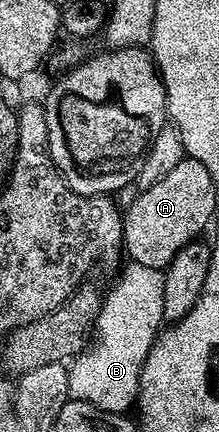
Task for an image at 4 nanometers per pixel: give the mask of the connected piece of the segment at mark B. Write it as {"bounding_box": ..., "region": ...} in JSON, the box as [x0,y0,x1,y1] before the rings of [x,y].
{"bounding_box":[69,261,164,414],"region":[[[128,261],[111,292],[106,293],[101,310],[95,318],[94,334],[86,349],[72,359],[69,371],[69,396],[103,408],[109,414],[125,414],[134,409],[137,392],[141,389],[141,370],[157,339],[162,324],[164,271],[138,262]]]}

